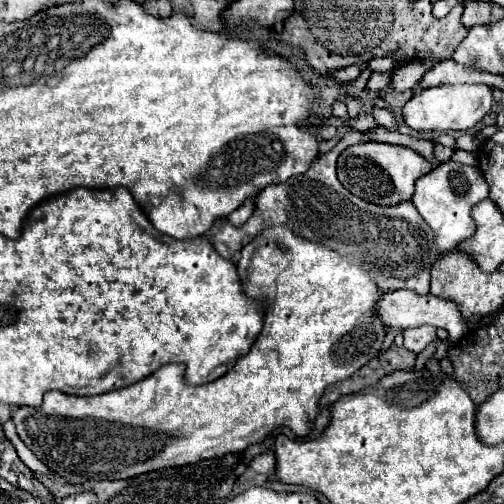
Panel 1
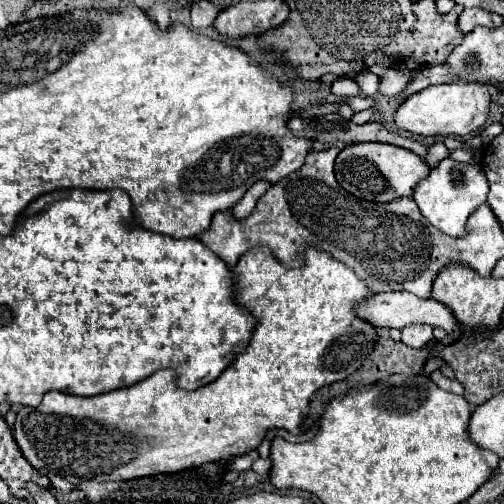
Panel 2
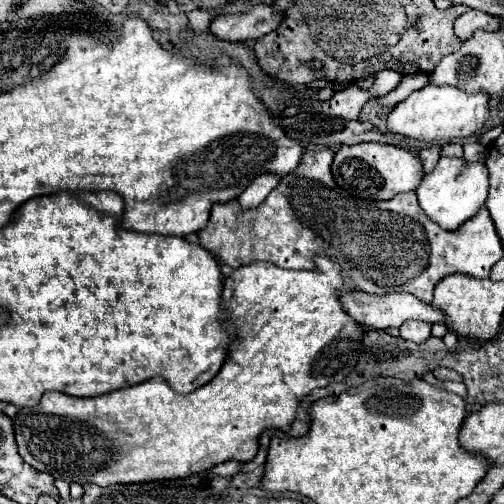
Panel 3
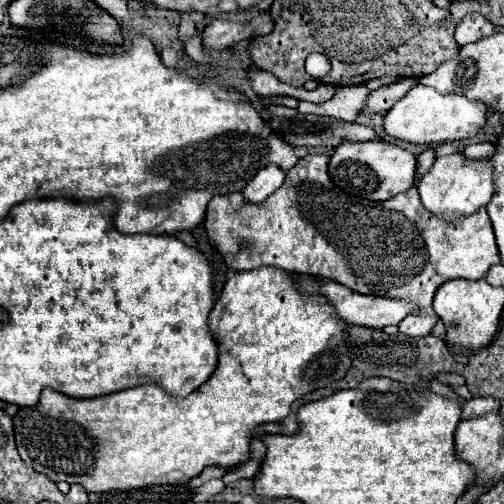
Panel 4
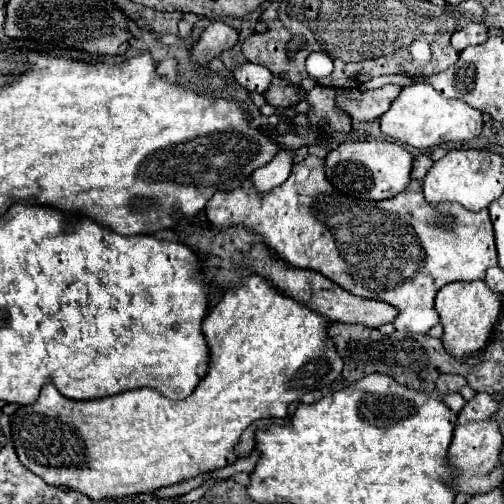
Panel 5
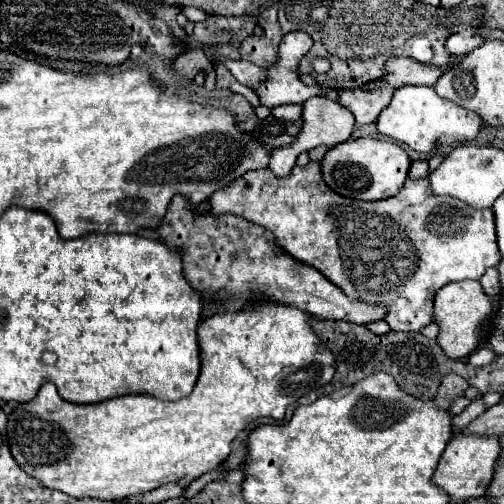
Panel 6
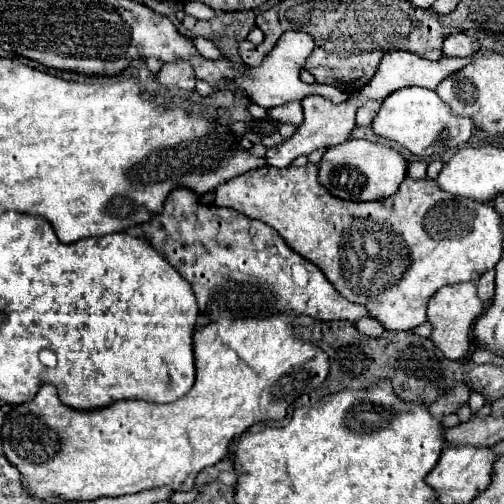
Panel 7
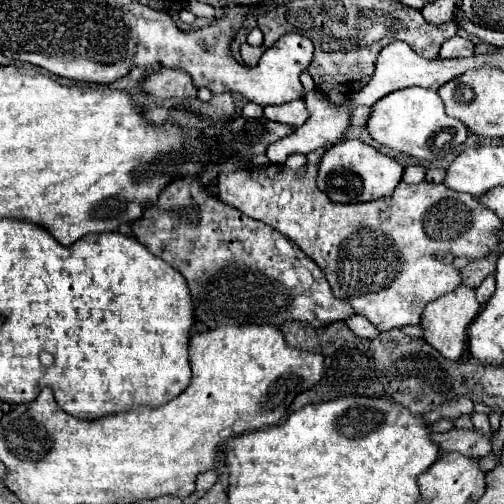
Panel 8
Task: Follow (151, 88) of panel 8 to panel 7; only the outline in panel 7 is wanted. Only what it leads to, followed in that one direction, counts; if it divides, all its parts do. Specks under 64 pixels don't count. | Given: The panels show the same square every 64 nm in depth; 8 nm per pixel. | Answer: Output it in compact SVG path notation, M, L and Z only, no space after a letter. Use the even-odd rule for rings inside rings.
M178 60L172 64L164 64L160 68L160 72L156 74L156 80L164 86L164 88L180 88L180 90L194 90L196 78L192 72L192 66L186 60Z

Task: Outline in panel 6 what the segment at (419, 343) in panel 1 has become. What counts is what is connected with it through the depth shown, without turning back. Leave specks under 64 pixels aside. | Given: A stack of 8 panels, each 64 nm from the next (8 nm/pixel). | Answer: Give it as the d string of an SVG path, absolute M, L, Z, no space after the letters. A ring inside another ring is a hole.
M310 160L306 166L294 166L284 178L274 176L268 168L246 172L240 180L212 194L210 210L216 216L232 212L264 226L290 256L318 268L348 298L366 304L382 304L388 312L384 320L392 330L418 332L432 322L434 294L442 286L458 280L478 280L490 266L500 262L492 208L476 210L452 196L436 196L430 192L428 178L408 178L404 188L392 198L376 202L348 200L324 184L320 164Z

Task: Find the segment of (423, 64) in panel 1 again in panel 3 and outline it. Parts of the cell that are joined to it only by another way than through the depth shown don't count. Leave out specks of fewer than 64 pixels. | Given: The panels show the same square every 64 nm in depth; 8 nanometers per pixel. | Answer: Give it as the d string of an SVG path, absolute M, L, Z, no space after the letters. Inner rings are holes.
M386 70L382 74L378 72L374 76L374 86L370 88L370 92L372 92L372 96L384 96L384 94L392 92L400 80L402 80L402 76L398 72L392 72L392 70Z

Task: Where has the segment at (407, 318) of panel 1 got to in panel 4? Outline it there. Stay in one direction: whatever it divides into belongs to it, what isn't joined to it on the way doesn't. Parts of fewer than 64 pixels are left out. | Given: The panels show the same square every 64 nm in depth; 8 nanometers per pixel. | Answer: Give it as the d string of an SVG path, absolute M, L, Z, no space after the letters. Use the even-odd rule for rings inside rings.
M316 278L320 280L320 292L328 298L328 302L334 306L336 314L344 324L356 324L356 326L368 326L382 330L384 326L398 326L408 312L414 312L416 306L410 300L392 300L392 298L380 298L380 296L364 296L358 292L352 292L346 286L340 286L338 282Z

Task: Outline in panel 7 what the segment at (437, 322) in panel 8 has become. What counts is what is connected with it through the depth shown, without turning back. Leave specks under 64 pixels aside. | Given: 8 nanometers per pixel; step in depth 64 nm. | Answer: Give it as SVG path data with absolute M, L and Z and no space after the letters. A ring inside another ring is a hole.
M472 282L446 286L436 292L428 304L428 322L432 324L432 342L444 352L448 360L460 360L472 346L472 326L476 318L484 312L484 302L476 296L476 286Z

